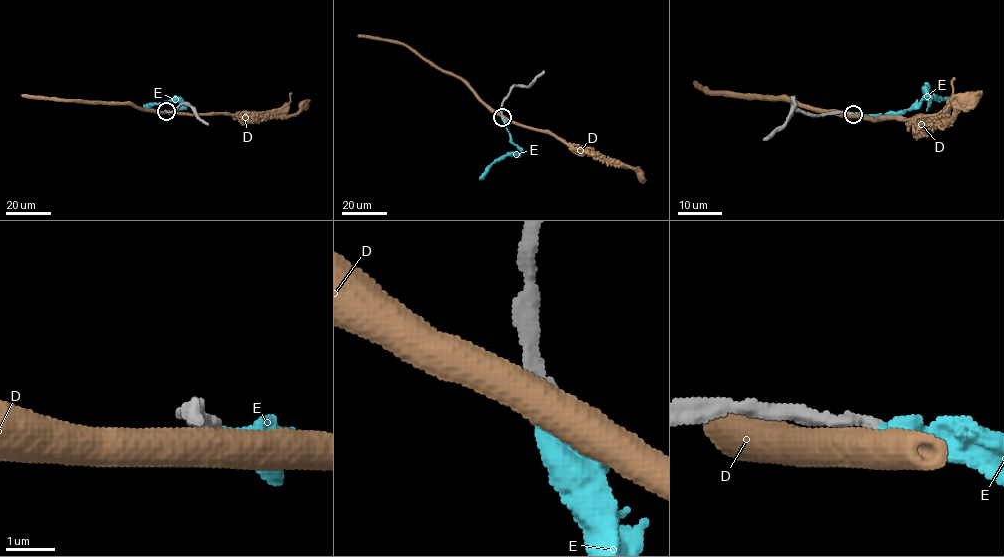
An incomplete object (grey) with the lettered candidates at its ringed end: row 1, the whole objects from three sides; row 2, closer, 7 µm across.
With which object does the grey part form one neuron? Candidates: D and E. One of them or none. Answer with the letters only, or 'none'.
E

